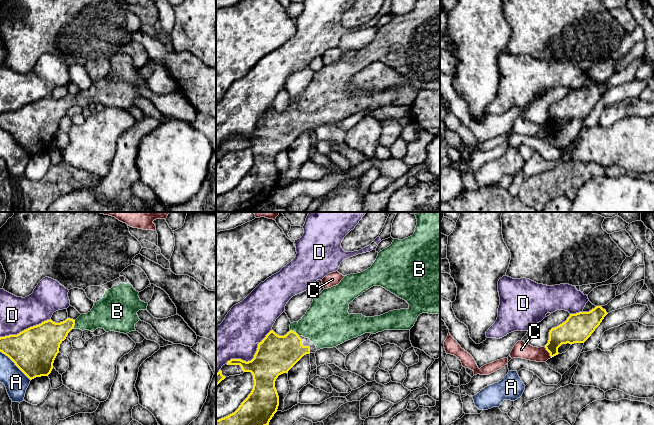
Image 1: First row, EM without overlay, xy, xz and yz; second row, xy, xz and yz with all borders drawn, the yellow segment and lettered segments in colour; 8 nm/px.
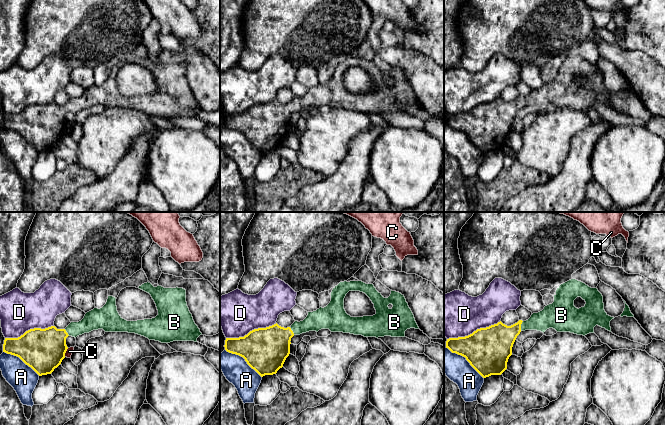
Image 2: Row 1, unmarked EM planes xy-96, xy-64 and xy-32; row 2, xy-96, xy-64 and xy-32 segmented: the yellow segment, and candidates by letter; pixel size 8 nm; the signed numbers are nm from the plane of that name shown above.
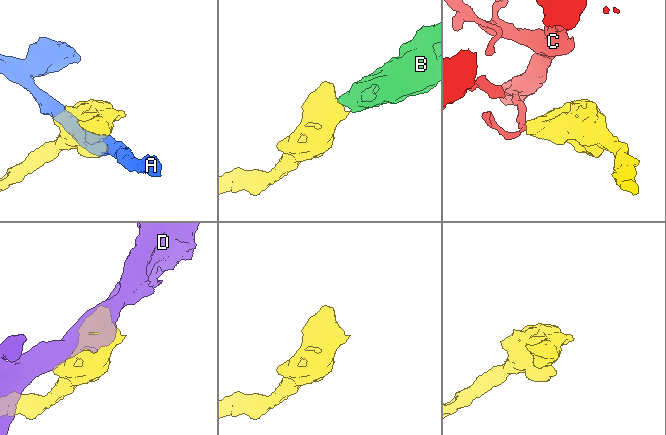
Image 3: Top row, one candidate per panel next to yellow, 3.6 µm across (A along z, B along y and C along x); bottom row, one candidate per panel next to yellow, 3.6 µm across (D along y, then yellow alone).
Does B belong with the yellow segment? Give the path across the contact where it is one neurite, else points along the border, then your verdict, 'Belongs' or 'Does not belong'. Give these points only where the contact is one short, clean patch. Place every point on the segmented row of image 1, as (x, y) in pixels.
Path across: xz (275, 355), (292, 338), (295, 332), (299, 328), (325, 324). Belongs

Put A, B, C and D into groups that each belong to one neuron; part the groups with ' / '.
A / B / C / D

